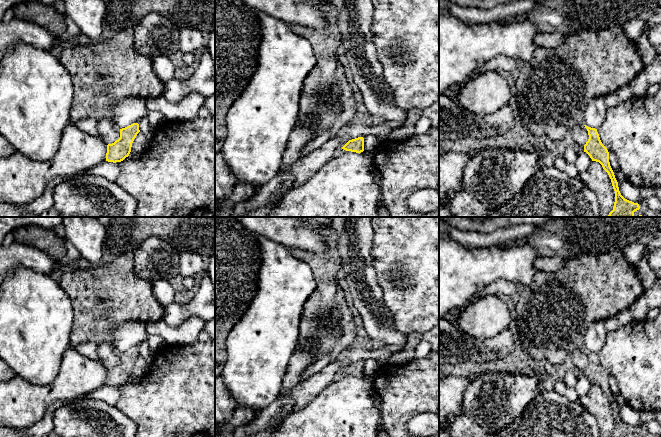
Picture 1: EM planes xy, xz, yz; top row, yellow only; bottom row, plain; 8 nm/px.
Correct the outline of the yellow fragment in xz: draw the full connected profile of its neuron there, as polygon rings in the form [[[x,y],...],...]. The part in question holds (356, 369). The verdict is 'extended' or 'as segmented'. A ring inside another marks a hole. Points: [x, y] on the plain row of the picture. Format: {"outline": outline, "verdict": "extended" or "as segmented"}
{"outline": [[[358,361],[352,364],[349,364],[342,373],[346,375],[361,377],[364,375],[364,362]]], "verdict": "as segmented"}

